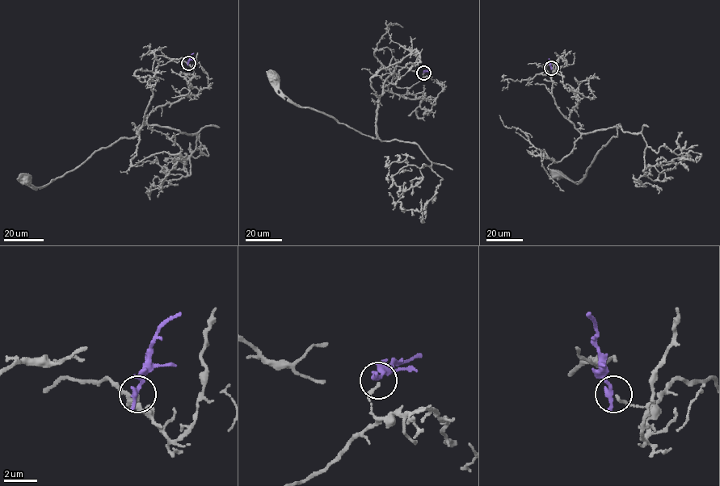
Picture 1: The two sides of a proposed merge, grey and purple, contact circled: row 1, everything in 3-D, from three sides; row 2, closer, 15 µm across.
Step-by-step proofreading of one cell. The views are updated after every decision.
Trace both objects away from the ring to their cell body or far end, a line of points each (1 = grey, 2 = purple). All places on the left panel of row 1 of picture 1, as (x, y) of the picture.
1: (188, 63), (153, 52), (157, 81), (138, 134), (136, 127), (136, 136), (97, 150), (40, 187), (24, 178)
2: (188, 63), (193, 53)

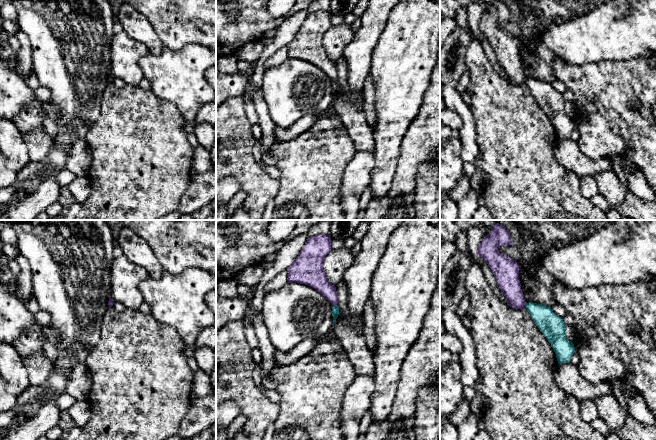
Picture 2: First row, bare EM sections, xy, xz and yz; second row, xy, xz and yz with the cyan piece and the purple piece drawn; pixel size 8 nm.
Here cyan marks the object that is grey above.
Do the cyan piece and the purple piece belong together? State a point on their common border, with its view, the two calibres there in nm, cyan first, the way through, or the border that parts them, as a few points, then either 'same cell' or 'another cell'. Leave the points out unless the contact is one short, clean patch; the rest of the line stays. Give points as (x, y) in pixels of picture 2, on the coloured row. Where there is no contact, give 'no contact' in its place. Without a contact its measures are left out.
contact xz (335, 305); calibres 60 and 140 nm; border xz (333, 304), (336, 305); another cell

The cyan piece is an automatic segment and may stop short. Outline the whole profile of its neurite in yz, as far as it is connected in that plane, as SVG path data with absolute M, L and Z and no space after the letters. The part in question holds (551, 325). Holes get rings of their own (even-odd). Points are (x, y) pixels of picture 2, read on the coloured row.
M529 302L525 308L531 315L539 330L544 334L551 344L558 361L558 364L569 363L575 352L573 342L566 338L563 318L556 315L551 307Z

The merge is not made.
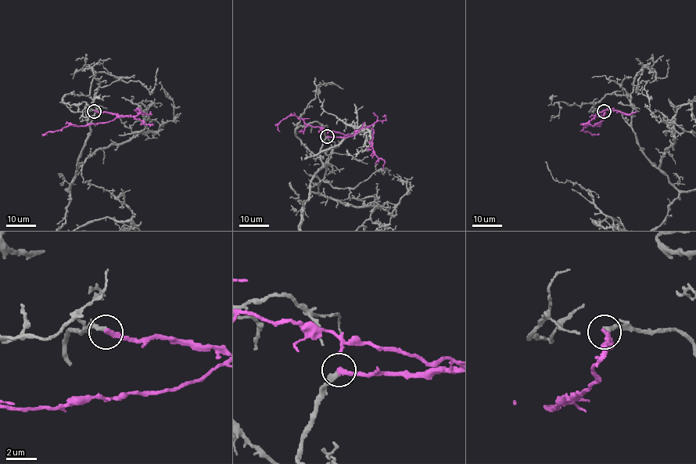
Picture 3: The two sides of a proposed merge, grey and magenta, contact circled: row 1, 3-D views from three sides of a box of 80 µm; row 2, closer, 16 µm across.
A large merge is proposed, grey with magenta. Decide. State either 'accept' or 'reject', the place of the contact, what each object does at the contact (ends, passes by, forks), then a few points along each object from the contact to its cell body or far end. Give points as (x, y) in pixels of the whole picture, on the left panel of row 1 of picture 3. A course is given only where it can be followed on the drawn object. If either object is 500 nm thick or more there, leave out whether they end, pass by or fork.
accept; place (94, 111); grey ends; magenta ends; course magenta (95, 110), (112, 112), (117, 116), (106, 123), (69, 125), (46, 133)

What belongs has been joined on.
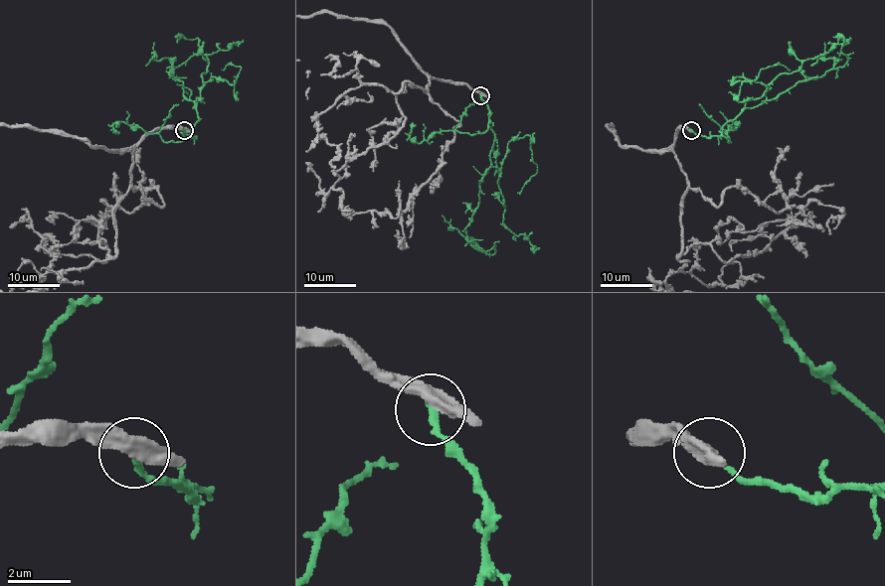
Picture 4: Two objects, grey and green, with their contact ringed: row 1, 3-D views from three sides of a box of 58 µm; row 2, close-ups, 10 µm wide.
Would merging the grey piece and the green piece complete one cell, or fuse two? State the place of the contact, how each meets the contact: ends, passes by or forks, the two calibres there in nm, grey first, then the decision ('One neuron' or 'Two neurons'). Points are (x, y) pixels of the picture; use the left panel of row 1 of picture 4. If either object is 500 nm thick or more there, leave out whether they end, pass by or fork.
Place: (184, 130). At the ring grey passes by. At the ring green ends. Thickness 420 nm (grey) against 240 nm. Two neurons

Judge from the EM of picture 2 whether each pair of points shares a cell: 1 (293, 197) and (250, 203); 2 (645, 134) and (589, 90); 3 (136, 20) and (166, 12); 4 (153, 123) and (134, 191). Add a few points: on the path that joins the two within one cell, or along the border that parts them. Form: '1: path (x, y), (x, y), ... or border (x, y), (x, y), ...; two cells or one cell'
1: border (279, 180), (279, 191), (273, 199); two cells
2: path (631, 132), (603, 104); one cell
3: border (137, 10), (150, 23), (159, 37); two cells
4: path (139, 140), (139, 168), (137, 174); one cell

